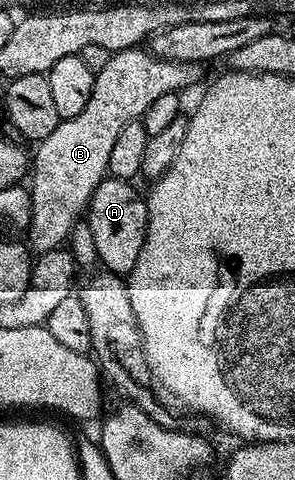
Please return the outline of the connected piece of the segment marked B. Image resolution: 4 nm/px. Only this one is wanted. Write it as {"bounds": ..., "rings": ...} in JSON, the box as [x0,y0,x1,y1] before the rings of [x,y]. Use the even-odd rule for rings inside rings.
{"bounds":[28,46,202,253],"rings":[[[142,46],[110,55],[104,70],[94,77],[88,106],[84,106],[76,118],[59,120],[56,130],[52,130],[48,138],[37,141],[35,148],[38,149],[32,152],[34,181],[28,184],[28,247],[31,253],[51,252],[69,241],[72,226],[83,219],[96,186],[107,175],[108,157],[120,130],[124,130],[128,122],[141,120],[160,94],[181,93],[182,88],[192,87],[201,78],[202,69],[201,63],[181,64],[179,60],[165,60]]]}

